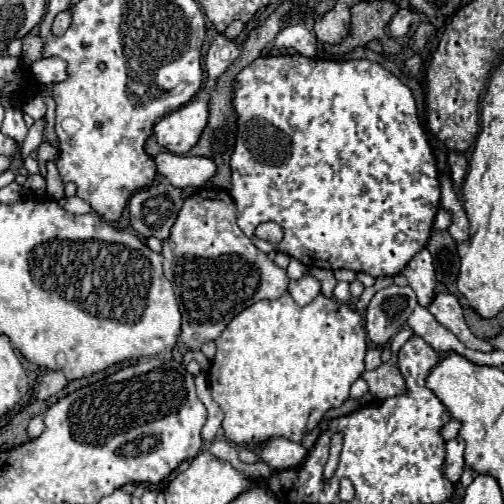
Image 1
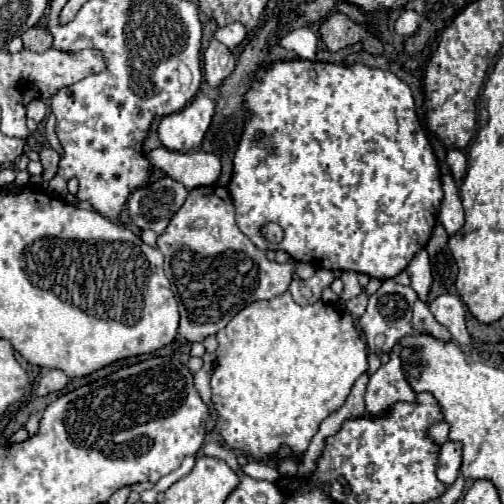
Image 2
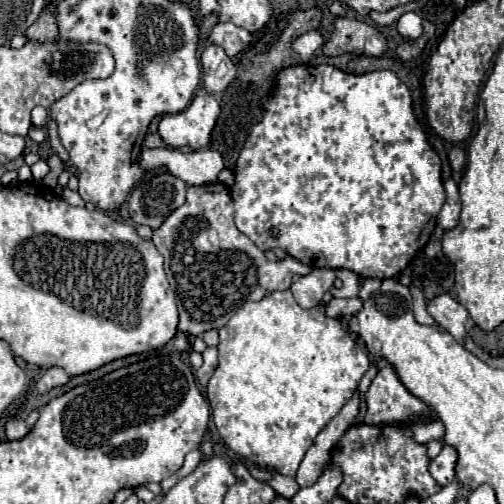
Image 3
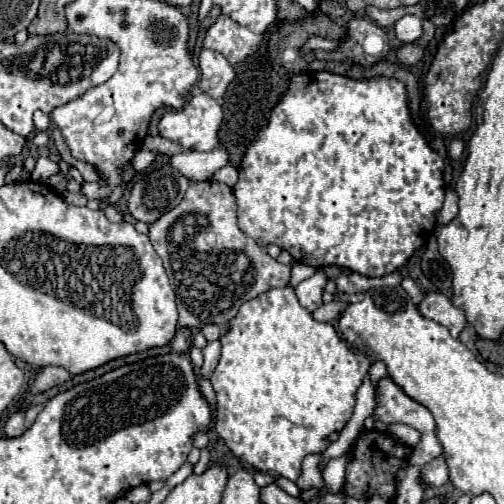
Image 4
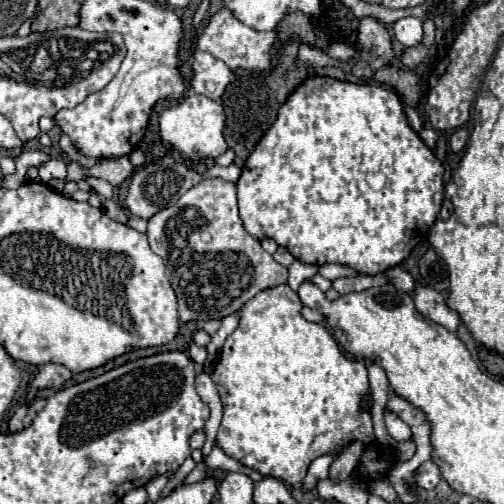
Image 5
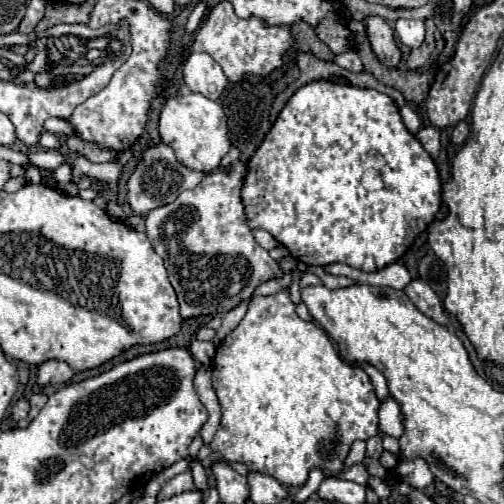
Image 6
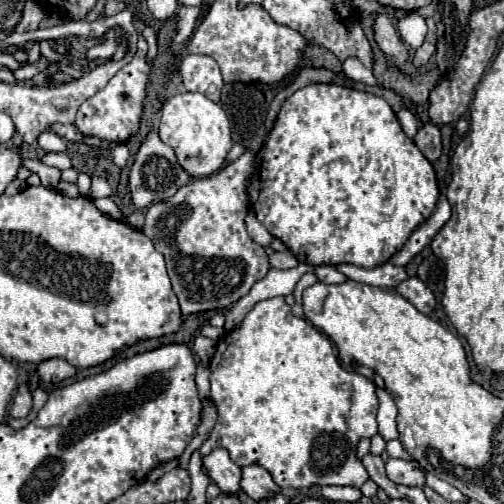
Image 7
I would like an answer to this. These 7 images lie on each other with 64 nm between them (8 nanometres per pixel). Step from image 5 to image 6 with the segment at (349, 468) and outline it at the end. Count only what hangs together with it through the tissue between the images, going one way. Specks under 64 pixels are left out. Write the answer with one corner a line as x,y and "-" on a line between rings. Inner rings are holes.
354,442
346,460
344,460
344,468
350,468
354,464
362,464
364,458
366,458
366,442

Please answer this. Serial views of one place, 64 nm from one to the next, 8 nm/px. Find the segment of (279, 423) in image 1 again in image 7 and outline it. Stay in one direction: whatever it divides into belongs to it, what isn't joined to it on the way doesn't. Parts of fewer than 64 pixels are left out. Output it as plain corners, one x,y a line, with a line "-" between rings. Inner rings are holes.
284,296
258,302
240,328
218,342
210,370
218,420
210,438
200,446
202,456
208,456
214,448
226,448
238,466
258,464
266,468
284,490
306,490
314,484
360,488
368,480
368,472
356,456
356,444
362,436
378,432
376,386
366,376
344,370
330,338
304,318
292,318

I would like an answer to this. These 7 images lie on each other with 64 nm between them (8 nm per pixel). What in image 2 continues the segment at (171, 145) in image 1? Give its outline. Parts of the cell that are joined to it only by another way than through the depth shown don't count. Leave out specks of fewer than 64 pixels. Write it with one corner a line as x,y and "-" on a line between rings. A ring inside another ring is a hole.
196,96
180,112
164,116
158,126
158,138
168,150
188,152
200,146
204,132
212,122
214,100
206,96

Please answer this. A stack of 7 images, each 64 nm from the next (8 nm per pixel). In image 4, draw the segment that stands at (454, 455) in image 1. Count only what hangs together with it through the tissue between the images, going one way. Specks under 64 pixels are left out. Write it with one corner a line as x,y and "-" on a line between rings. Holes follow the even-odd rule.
438,456
436,460
428,462
428,464
422,468
422,480
424,480
426,484
430,484
432,488
440,488
442,484
450,482
446,458
444,458
444,456

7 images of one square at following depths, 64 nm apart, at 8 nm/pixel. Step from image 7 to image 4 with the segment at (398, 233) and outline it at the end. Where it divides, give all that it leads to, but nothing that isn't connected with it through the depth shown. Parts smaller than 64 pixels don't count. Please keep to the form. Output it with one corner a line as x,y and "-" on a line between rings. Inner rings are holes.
328,70
320,72
300,72
294,74
288,80
288,88
282,94
280,102
272,108
268,124
258,130
256,138
248,146
248,150
242,156
240,162
240,176
234,190
236,196
236,218
238,218
238,228
254,238
262,248
268,244
276,244
282,250
290,252
292,258
300,264
314,266
314,268
324,268
324,266
340,266
348,268
352,272
364,274
368,278
378,278
392,274
400,266
408,262
408,258
414,254
416,248
420,248
430,236
436,226
436,214
440,212
444,204
444,180
442,180
442,170
444,170
444,160
428,146
426,138
420,134
416,128
410,110
408,110
408,92
402,82
396,78
386,78
386,76
376,76
370,80
352,80
348,76
340,76

